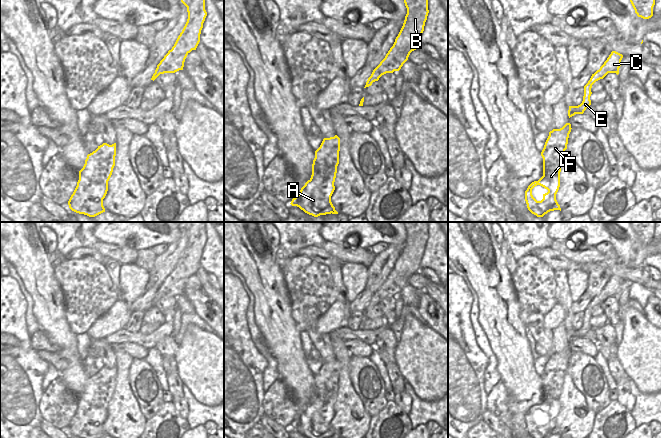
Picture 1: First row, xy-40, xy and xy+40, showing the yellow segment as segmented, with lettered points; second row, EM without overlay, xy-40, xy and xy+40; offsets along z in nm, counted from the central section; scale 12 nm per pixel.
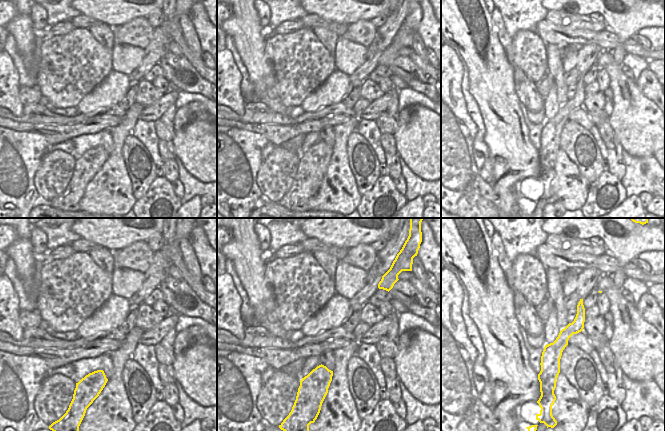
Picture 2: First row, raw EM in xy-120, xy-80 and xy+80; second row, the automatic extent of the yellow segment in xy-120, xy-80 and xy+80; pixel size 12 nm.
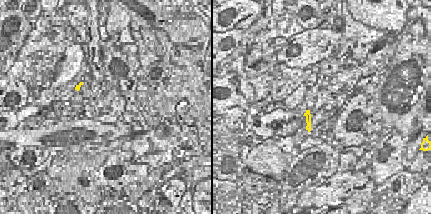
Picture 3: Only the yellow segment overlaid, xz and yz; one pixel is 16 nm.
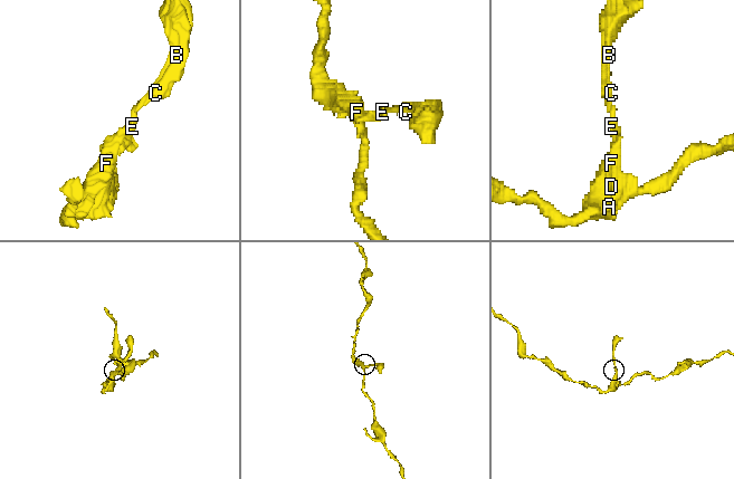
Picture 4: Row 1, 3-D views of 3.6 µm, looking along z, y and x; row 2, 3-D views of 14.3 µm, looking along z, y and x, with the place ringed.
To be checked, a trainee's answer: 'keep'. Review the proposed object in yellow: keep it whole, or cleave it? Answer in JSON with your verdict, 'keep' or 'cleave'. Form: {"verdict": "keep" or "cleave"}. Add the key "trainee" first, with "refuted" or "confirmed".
{"trainee": "confirmed", "verdict": "keep"}

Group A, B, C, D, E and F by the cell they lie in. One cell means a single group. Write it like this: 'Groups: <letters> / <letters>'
Groups: A B C D E F

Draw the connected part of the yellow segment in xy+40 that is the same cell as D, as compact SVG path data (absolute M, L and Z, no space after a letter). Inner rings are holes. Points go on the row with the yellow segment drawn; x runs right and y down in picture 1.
M566 123L560 129L553 129L545 142L541 152L543 158L543 176L532 182L525 191L525 201L528 210L537 217L543 217L550 211L560 210L556 194L560 187L560 172L563 164L564 152L567 149L571 124ZM540 185L548 190L543 199L537 201L532 195L532 189Z

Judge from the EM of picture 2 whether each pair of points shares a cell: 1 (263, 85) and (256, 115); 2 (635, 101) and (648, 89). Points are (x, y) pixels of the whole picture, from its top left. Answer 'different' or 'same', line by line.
1: different
2: different

